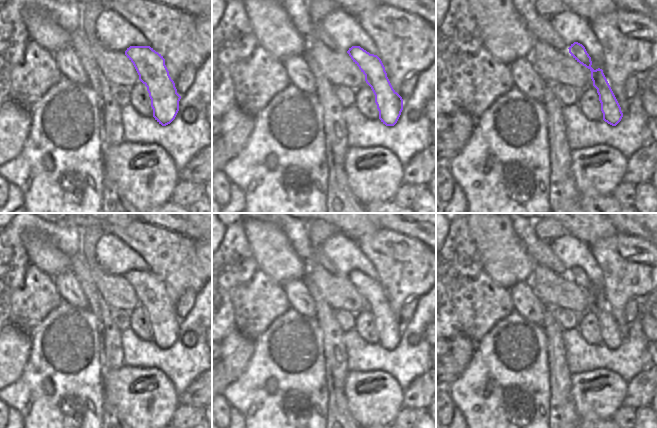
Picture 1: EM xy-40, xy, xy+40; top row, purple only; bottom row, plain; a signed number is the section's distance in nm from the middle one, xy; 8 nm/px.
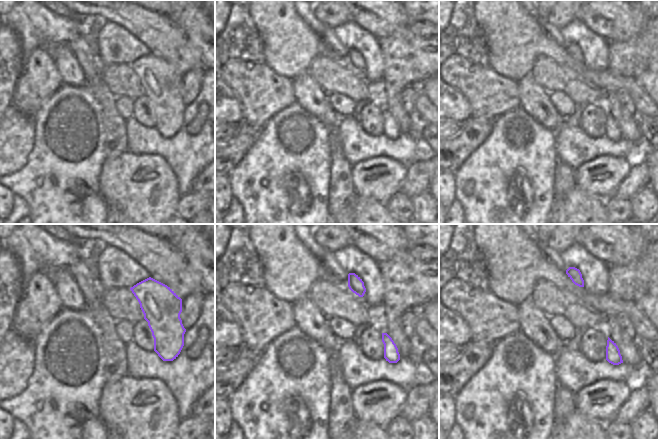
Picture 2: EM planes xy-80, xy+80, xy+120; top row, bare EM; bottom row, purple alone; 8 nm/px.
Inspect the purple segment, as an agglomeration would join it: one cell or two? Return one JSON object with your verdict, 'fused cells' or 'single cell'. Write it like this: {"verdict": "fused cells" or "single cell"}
{"verdict": "single cell"}

